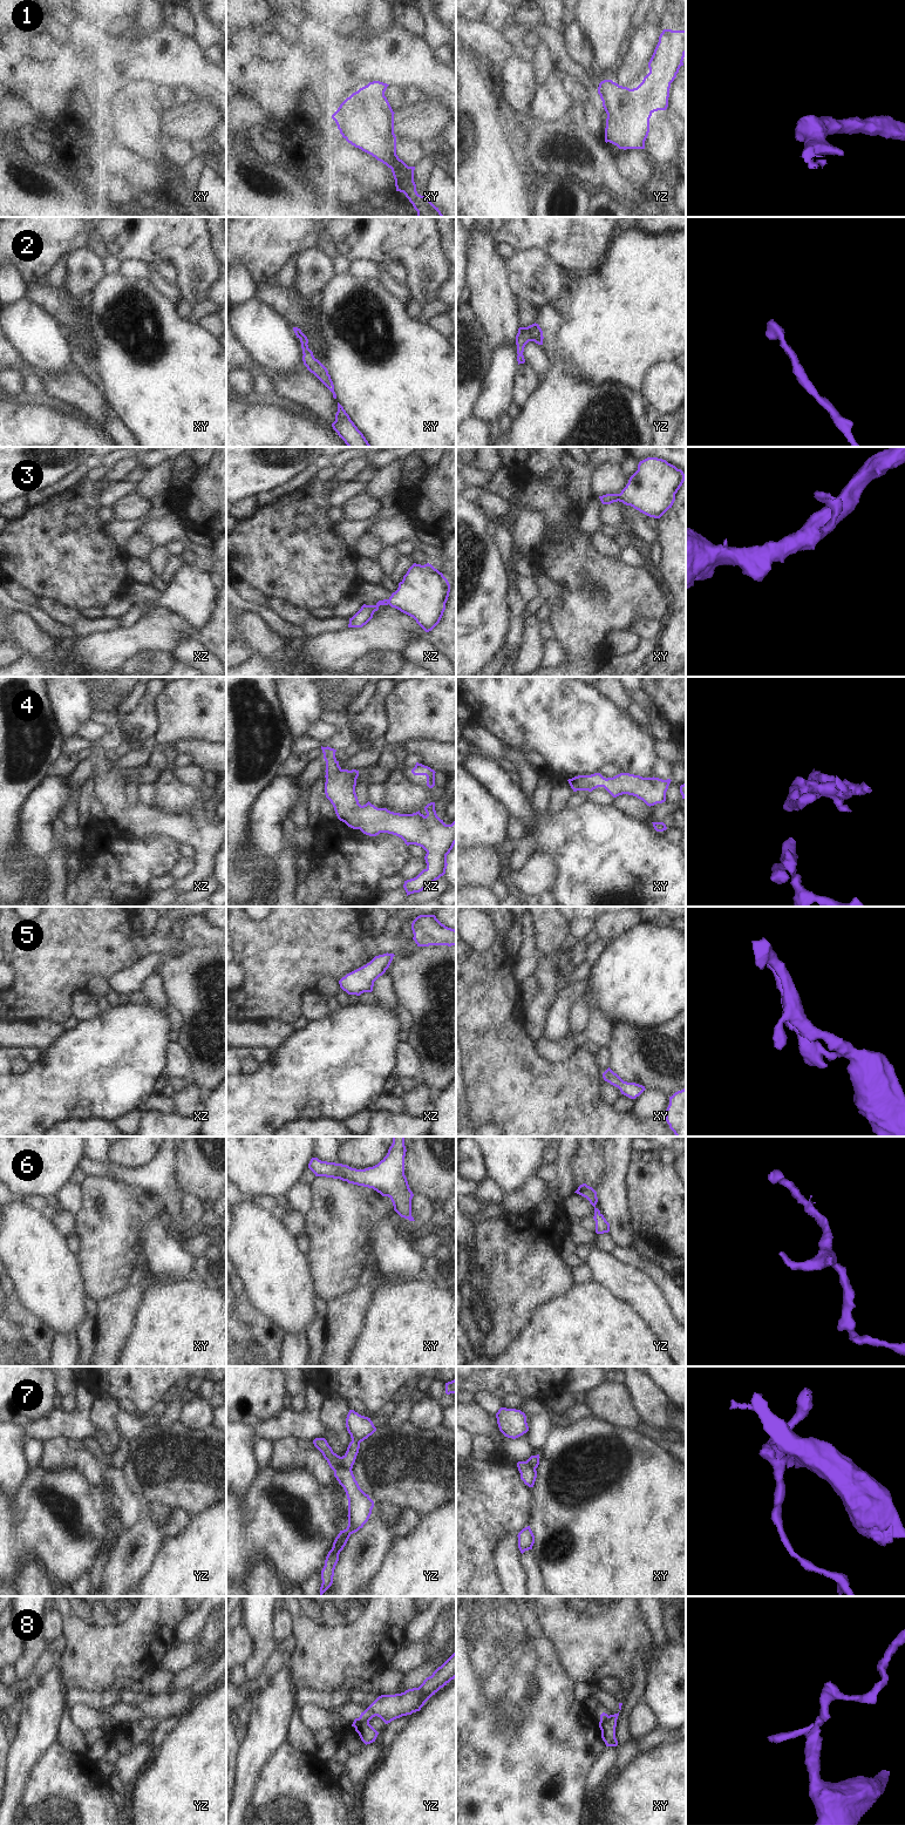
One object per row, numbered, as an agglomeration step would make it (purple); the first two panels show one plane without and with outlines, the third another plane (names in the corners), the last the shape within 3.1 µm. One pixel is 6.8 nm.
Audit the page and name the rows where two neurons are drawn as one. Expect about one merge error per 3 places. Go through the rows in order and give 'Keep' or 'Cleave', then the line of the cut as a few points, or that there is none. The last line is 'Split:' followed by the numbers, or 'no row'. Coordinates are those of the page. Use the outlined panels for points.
1: Keep. No split
2: Keep. No split
3: Keep. No split
4: Keep. No split
5: Keep. No split
6: Keep. No split
7: Cleave. Split along yz (351, 1469), (339, 1467), (334, 1472)
8: Cleave. Split along yz (360, 1716), (368, 1721)
Split: 7, 8.

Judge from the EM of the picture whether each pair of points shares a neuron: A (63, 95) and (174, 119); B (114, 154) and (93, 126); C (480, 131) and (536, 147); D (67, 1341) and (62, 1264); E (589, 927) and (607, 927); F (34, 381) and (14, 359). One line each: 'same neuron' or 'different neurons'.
A: different neurons
B: same neuron
C: different neurons
D: different neurons
E: different neurons
F: same neuron

